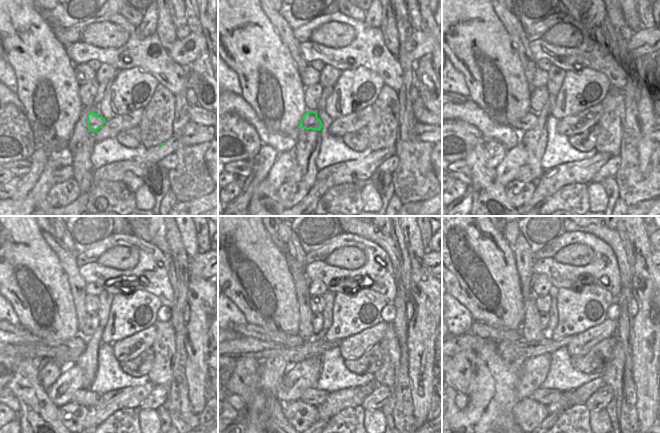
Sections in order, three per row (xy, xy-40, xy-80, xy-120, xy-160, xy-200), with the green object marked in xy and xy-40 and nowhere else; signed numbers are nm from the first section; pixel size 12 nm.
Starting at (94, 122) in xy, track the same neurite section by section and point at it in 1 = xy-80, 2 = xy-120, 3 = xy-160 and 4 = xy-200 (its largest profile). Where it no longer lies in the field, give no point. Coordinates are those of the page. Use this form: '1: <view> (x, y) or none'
1: xy-80 (529, 120)
2: xy-120 (79, 342)
3: xy-160 (254, 331)
4: xy-200 (479, 329)

